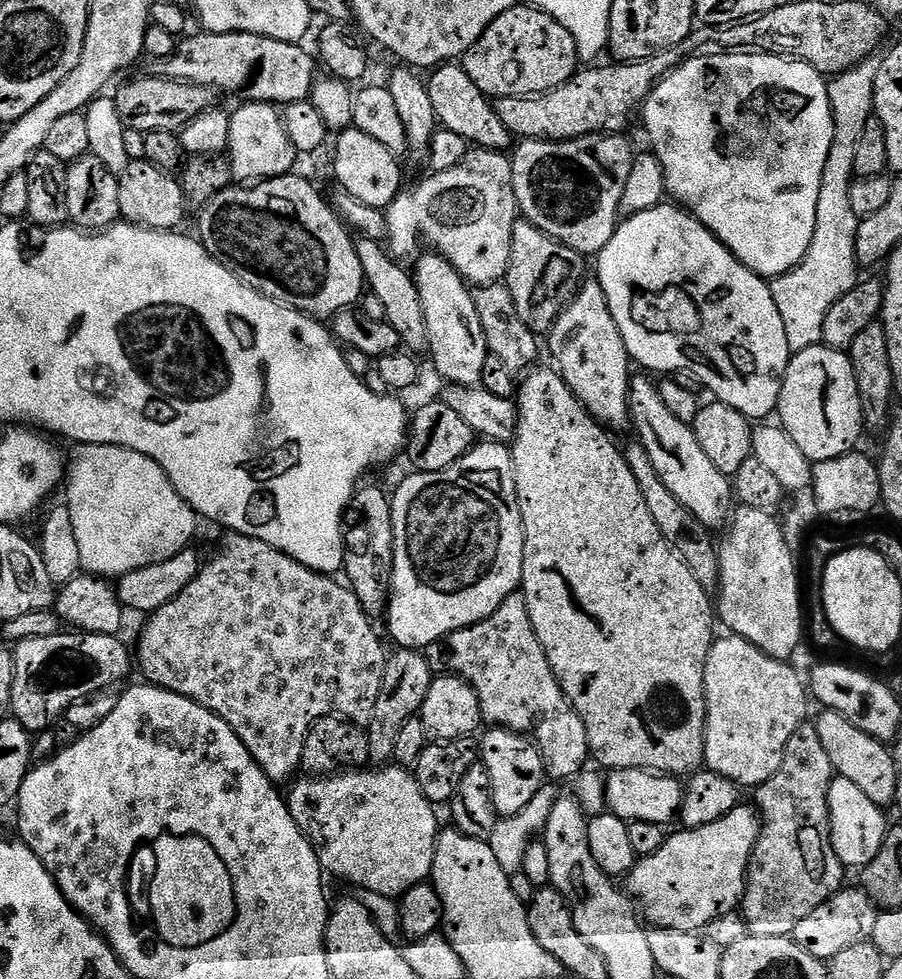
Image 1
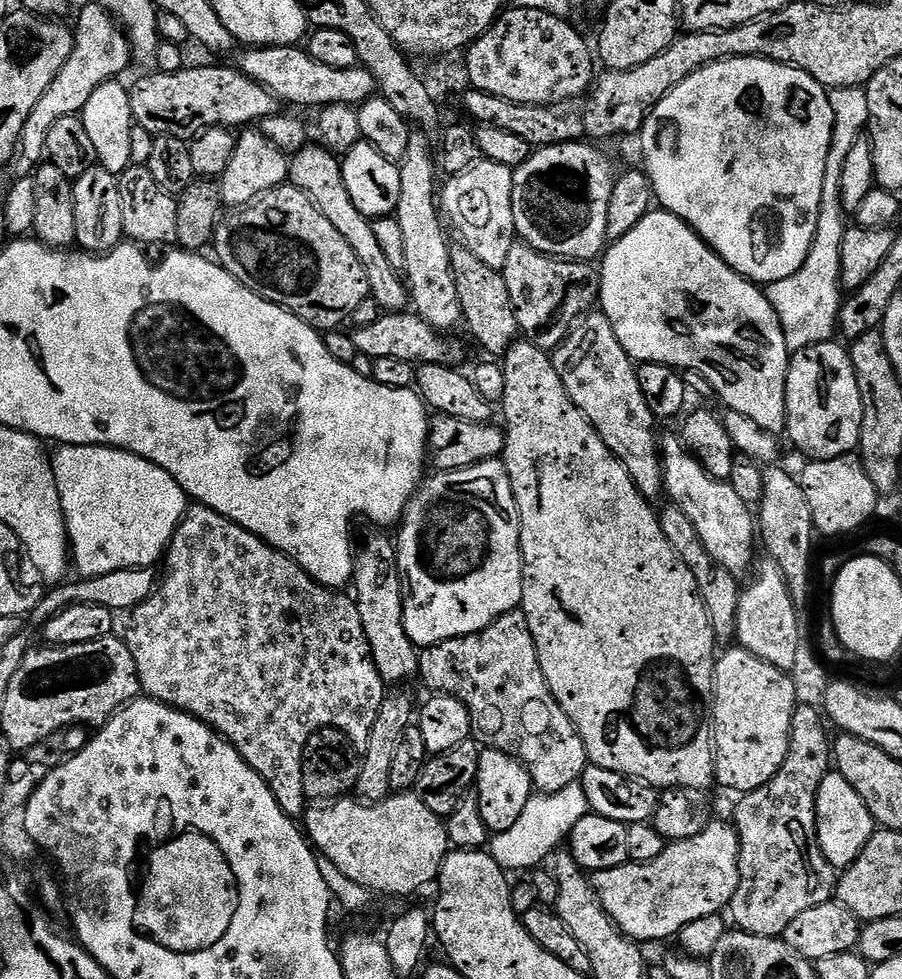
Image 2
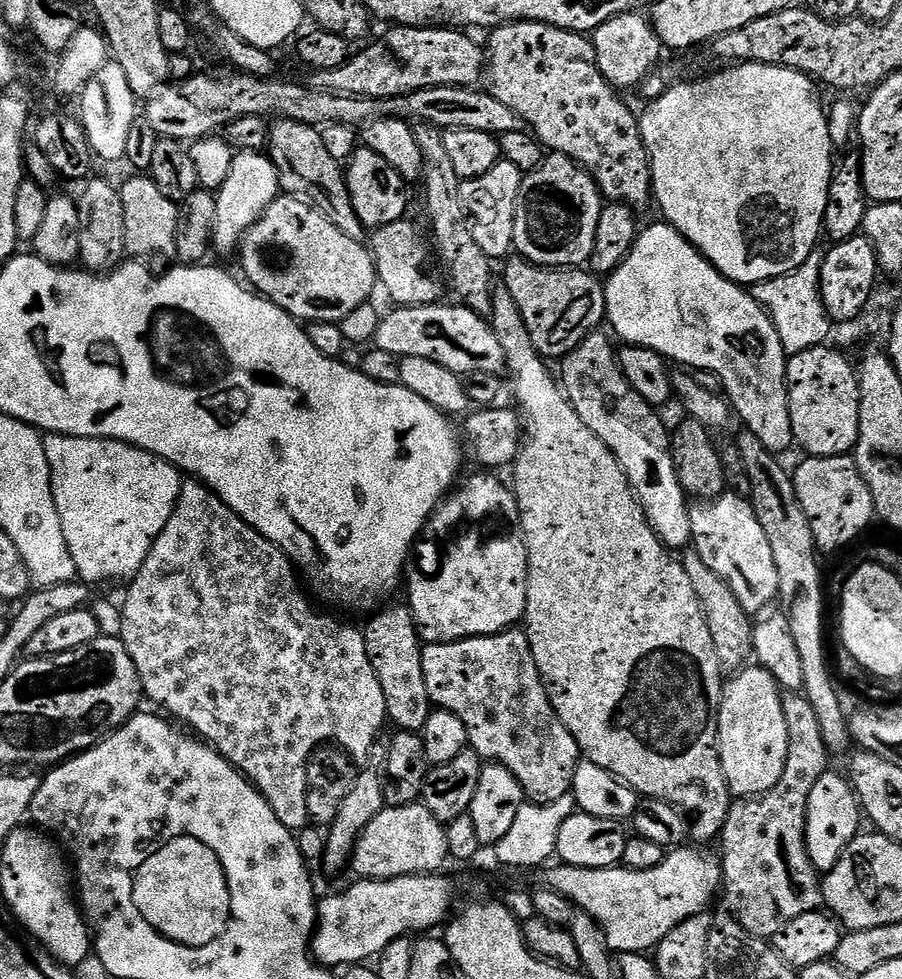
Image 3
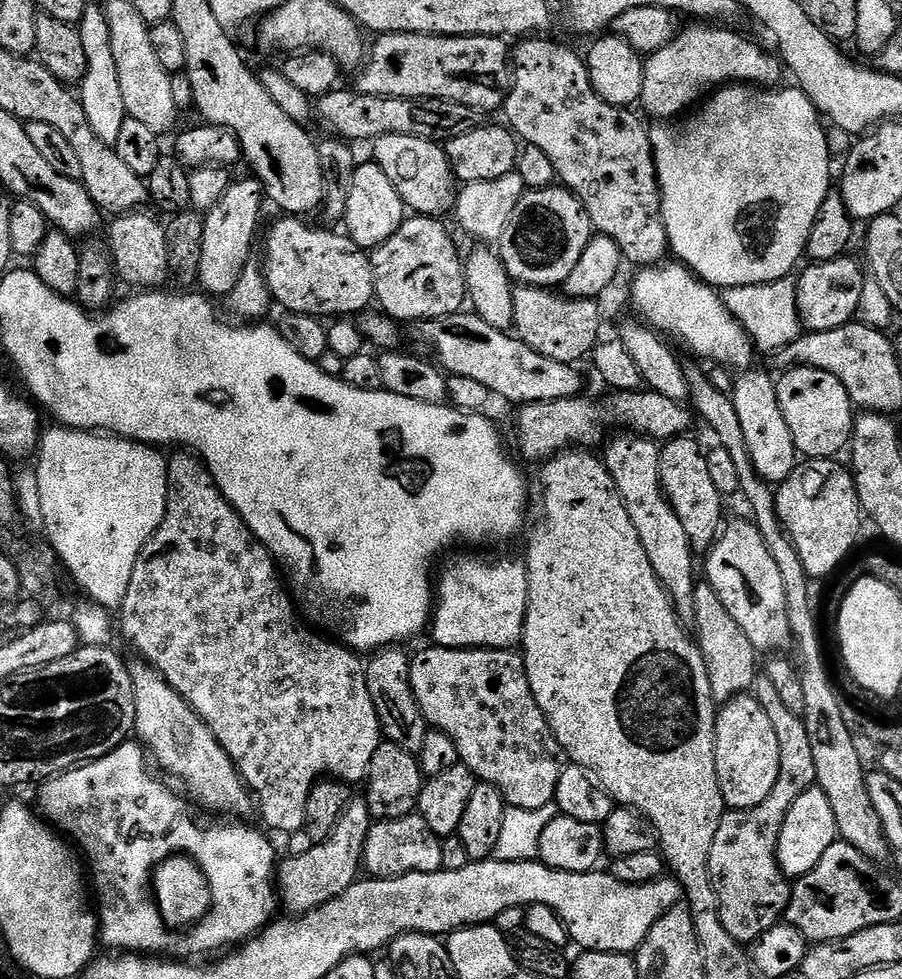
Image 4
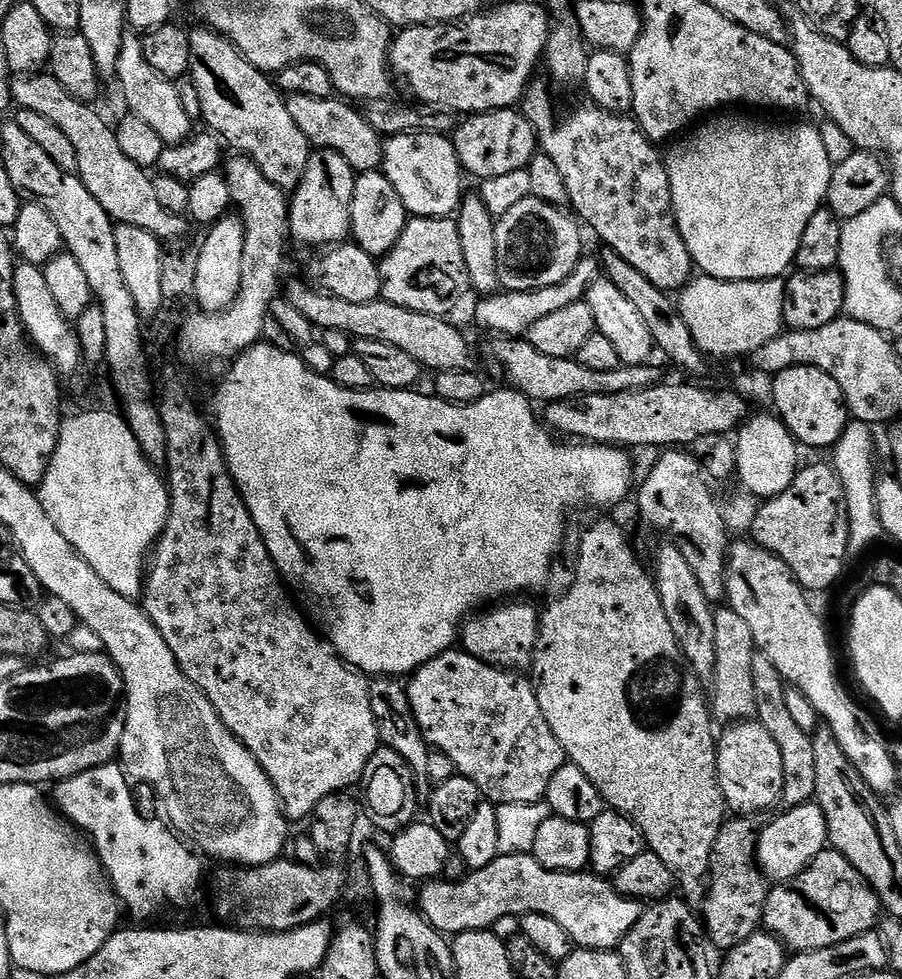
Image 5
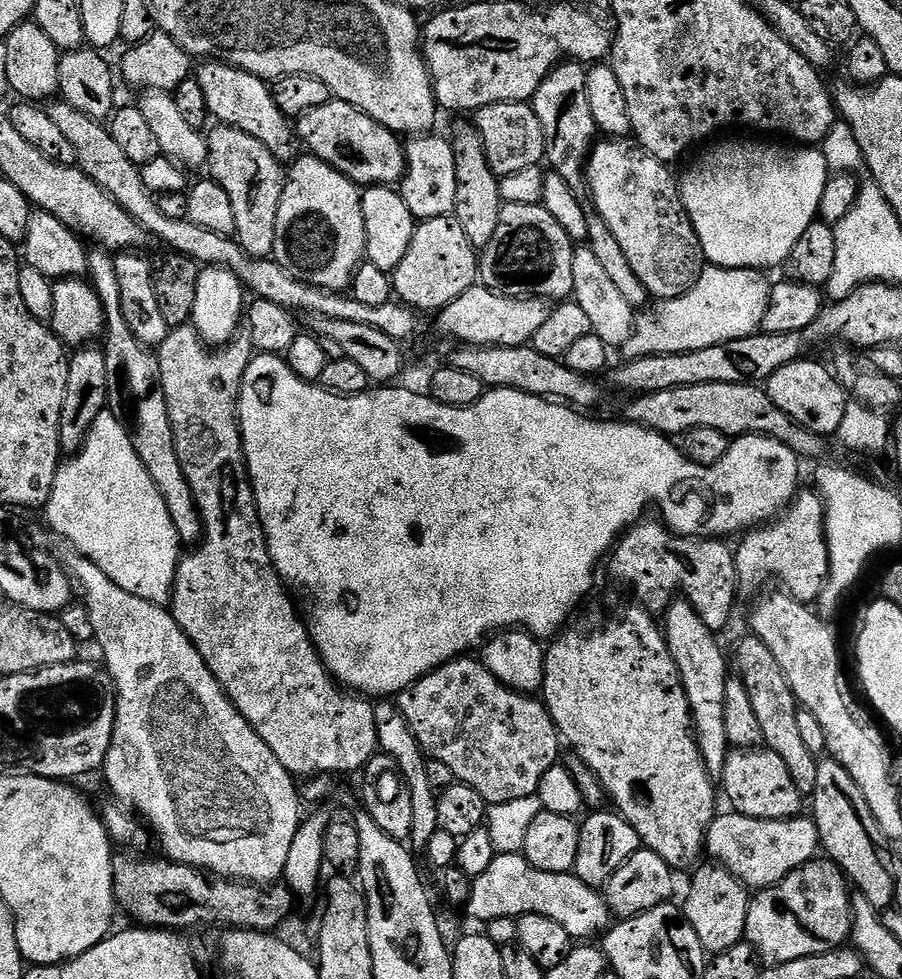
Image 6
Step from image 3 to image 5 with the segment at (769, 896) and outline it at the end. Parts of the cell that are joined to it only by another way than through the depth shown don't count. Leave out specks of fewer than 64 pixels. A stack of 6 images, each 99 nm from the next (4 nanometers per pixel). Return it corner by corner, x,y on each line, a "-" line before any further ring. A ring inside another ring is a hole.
756,655
754,658
754,694
758,698
756,720
766,730
770,730
770,738
774,738
778,750
782,750
782,766
784,767
784,799
785,809
796,808
807,804
816,795
814,786
814,742
806,730
794,723
794,717
786,706
786,685
778,674
774,662
770,658
-
728,818
720,828
712,851
708,894
702,905
702,927
713,949
727,950
761,931
770,881
756,863
758,824
752,818
-
712,939
712,940
711,940
-
713,944
713,945
712,945

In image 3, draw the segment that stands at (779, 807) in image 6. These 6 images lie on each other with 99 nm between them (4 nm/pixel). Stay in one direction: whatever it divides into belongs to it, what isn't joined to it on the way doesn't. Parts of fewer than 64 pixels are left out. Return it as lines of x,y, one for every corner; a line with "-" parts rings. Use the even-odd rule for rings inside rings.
745,666
729,680
723,685
716,714
720,765
733,797
761,796
778,786
778,778
786,770
788,731
786,714
782,714
782,689
759,666

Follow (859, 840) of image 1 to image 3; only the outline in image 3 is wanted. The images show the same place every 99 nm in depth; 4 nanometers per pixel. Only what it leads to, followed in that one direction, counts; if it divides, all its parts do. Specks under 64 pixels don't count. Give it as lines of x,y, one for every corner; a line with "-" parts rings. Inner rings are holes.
829,770
818,778
814,790
810,790
810,802
806,806
806,850
816,871
826,874
838,862
856,836
861,835
862,809
851,783
835,770

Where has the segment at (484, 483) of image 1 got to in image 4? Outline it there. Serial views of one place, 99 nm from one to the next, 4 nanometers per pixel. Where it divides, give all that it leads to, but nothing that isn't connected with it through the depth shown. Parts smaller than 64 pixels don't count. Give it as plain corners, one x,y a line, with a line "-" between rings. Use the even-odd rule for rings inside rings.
456,556
453,560
448,560
444,564
444,573
440,576
440,584
438,580
438,603
434,608
434,619
430,624
430,633
437,645
442,648
512,648
513,646
519,645
521,643
522,637
524,635
524,619
526,618
526,610
528,609
528,565
523,559
515,560
512,556

